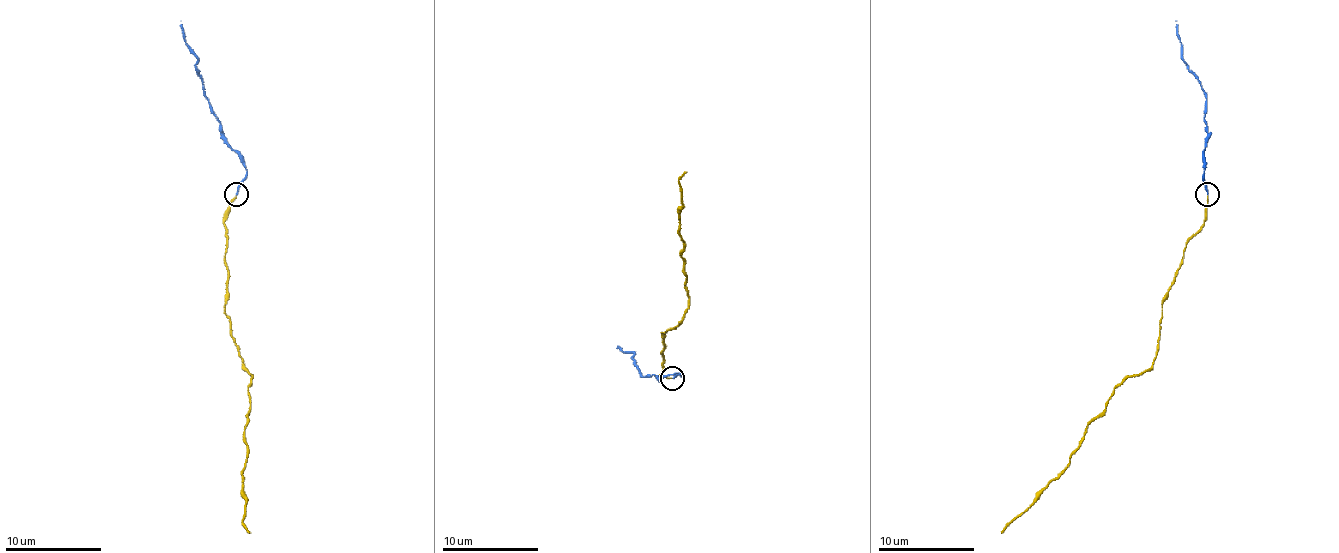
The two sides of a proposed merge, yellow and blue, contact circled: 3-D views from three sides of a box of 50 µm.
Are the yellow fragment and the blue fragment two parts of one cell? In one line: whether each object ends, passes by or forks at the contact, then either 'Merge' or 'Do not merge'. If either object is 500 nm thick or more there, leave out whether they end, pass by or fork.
At the ring yellow ends. At the ring blue ends. Merge

